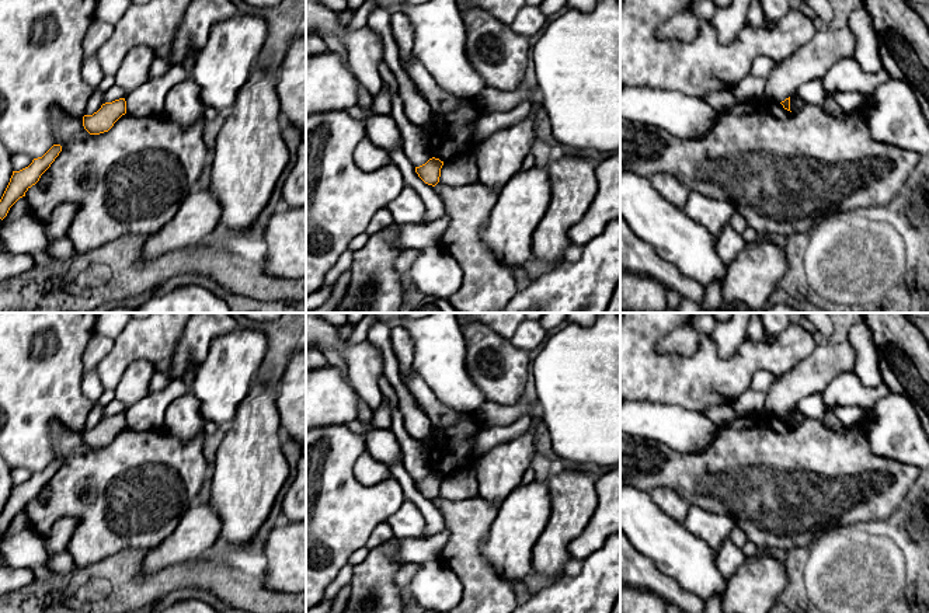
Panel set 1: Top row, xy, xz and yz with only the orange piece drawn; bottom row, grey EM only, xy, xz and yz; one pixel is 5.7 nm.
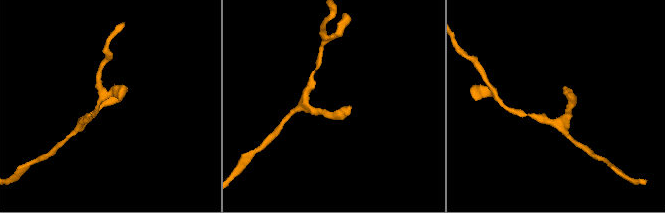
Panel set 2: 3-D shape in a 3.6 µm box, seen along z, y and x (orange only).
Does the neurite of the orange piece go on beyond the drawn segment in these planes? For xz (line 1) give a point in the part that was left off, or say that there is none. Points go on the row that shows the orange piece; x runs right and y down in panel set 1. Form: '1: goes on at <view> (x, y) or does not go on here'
1: does not go on here

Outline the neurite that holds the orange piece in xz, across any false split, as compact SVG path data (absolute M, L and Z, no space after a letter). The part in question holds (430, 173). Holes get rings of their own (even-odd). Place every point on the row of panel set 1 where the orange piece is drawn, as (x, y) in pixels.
M432 157L425 164L415 167L415 173L425 184L435 187L439 182L442 166L443 161Z

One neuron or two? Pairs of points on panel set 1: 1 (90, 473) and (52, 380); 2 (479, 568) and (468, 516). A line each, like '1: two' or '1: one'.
1: two
2: one

